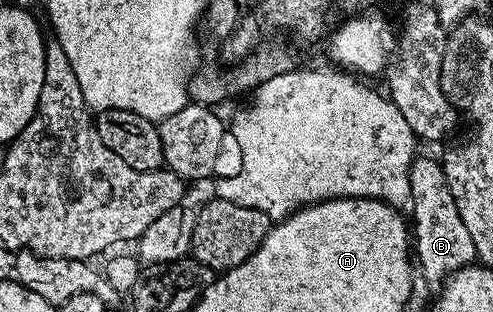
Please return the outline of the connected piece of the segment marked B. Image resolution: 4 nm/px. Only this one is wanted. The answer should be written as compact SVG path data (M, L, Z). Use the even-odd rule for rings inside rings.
M418 155L411 166L409 177L413 199L411 236L415 241L415 260L419 267L419 276L429 284L441 286L460 268L468 268L477 260L475 241L463 224L463 218L459 216L459 206L455 206L455 198L451 198L445 171L436 159L433 161L429 156Z

